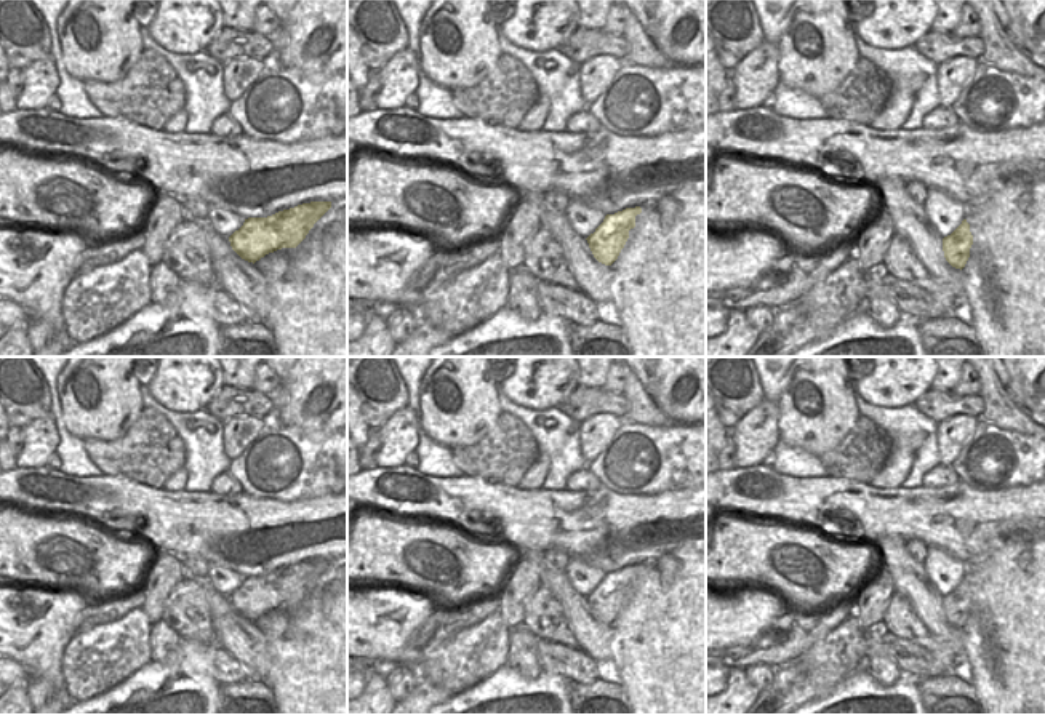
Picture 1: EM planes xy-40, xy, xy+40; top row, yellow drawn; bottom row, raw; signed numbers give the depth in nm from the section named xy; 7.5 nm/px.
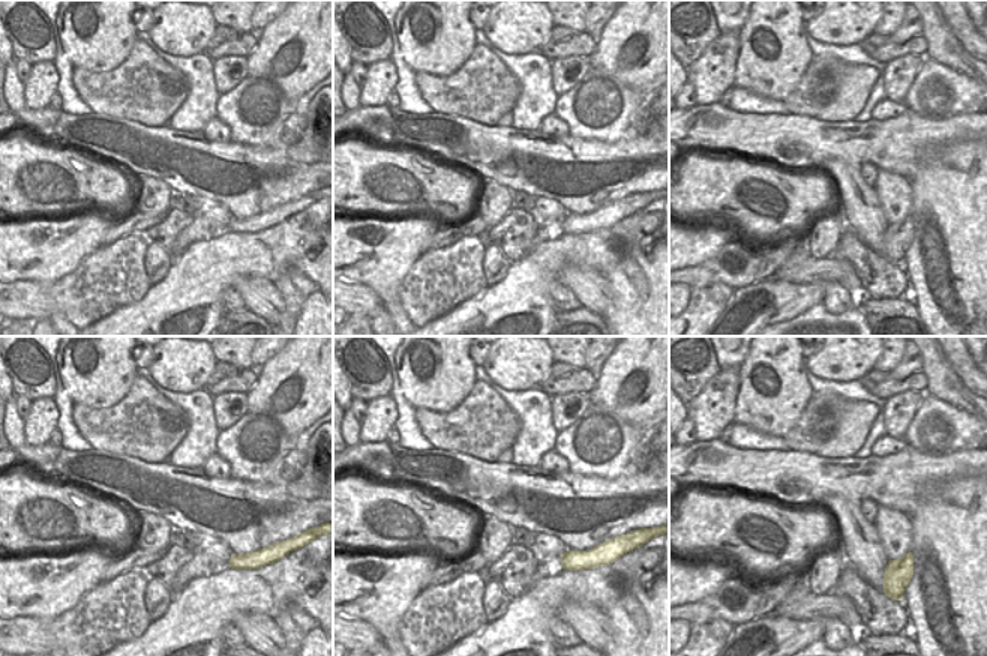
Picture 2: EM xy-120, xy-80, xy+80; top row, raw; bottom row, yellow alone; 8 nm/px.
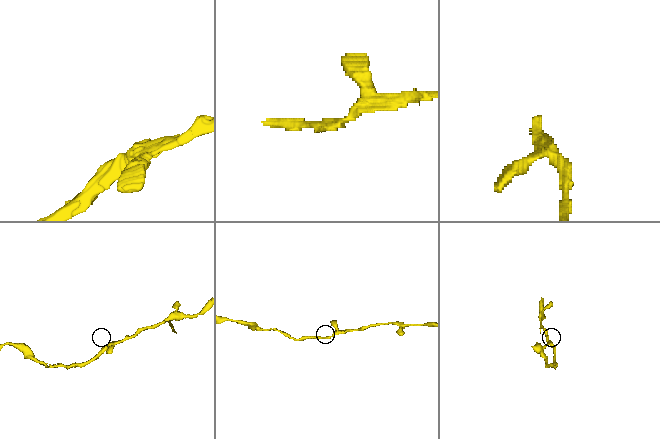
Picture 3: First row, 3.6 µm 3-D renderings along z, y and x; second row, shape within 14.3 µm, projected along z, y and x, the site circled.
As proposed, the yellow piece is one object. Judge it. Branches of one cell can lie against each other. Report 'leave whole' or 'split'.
leave whole

